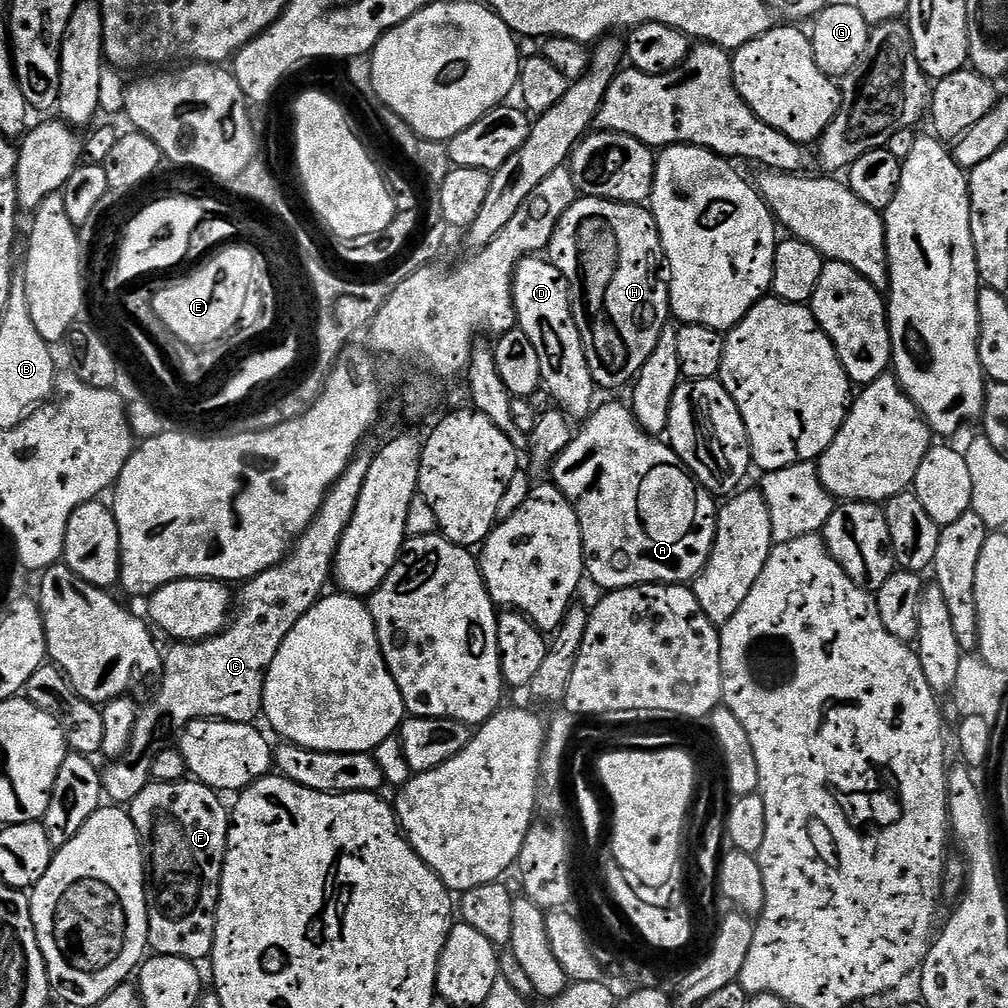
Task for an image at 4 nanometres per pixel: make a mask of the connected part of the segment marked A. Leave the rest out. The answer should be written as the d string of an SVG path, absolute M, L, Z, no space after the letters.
M627 403L599 405L581 428L552 463L550 480L578 514L587 579L604 588L600 590L637 588L640 584L691 585L712 557L717 497L696 483L672 447L640 428Z

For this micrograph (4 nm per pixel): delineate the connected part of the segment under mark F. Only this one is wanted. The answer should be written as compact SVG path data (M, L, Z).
M195 778L178 781L157 780L146 786L130 805L130 815L140 835L146 865L148 890L148 947L157 956L207 961L216 933L216 911L220 883L228 849L230 813L218 802L216 790Z

